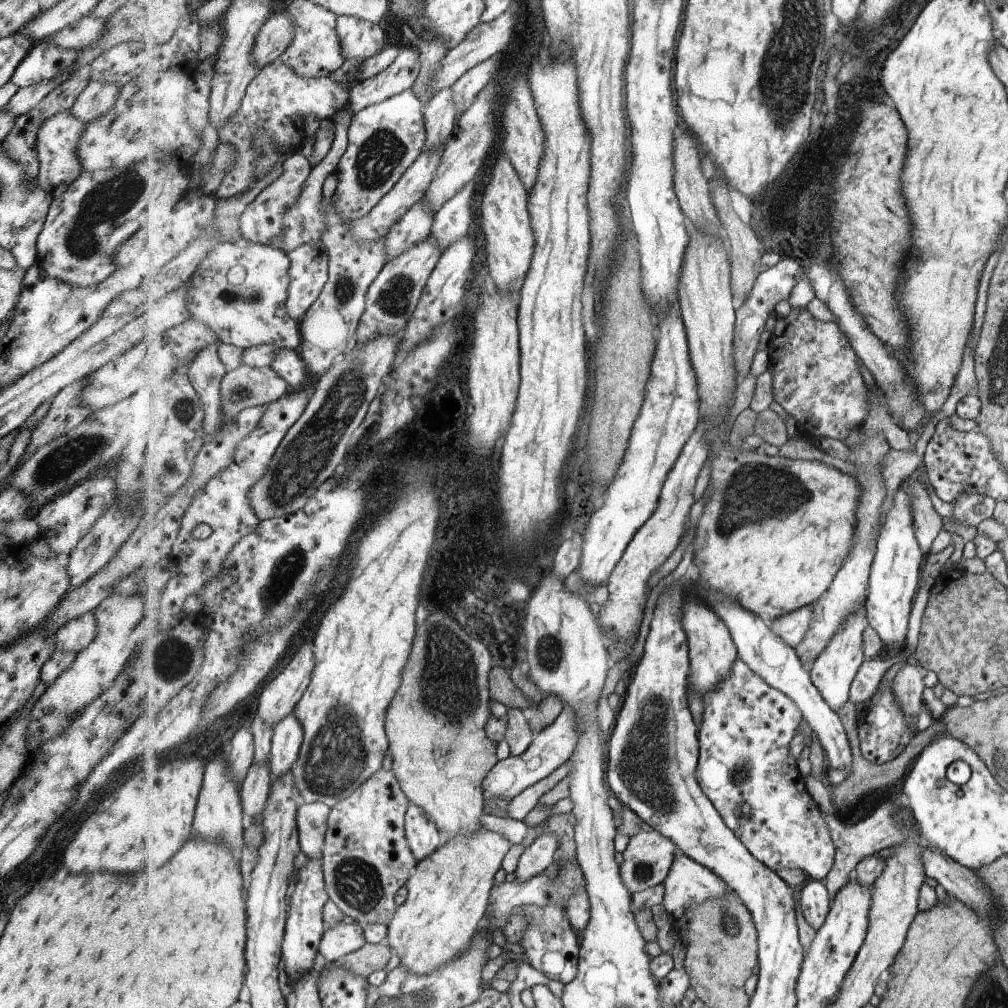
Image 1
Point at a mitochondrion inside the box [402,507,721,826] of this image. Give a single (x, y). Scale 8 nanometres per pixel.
(643, 764)

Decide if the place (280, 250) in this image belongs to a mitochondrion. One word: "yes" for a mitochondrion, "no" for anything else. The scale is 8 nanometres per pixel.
no

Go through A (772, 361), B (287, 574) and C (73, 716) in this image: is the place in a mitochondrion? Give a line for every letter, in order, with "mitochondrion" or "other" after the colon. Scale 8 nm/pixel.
A: other
B: mitochondrion
C: other

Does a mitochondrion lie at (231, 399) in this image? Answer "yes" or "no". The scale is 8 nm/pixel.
yes

